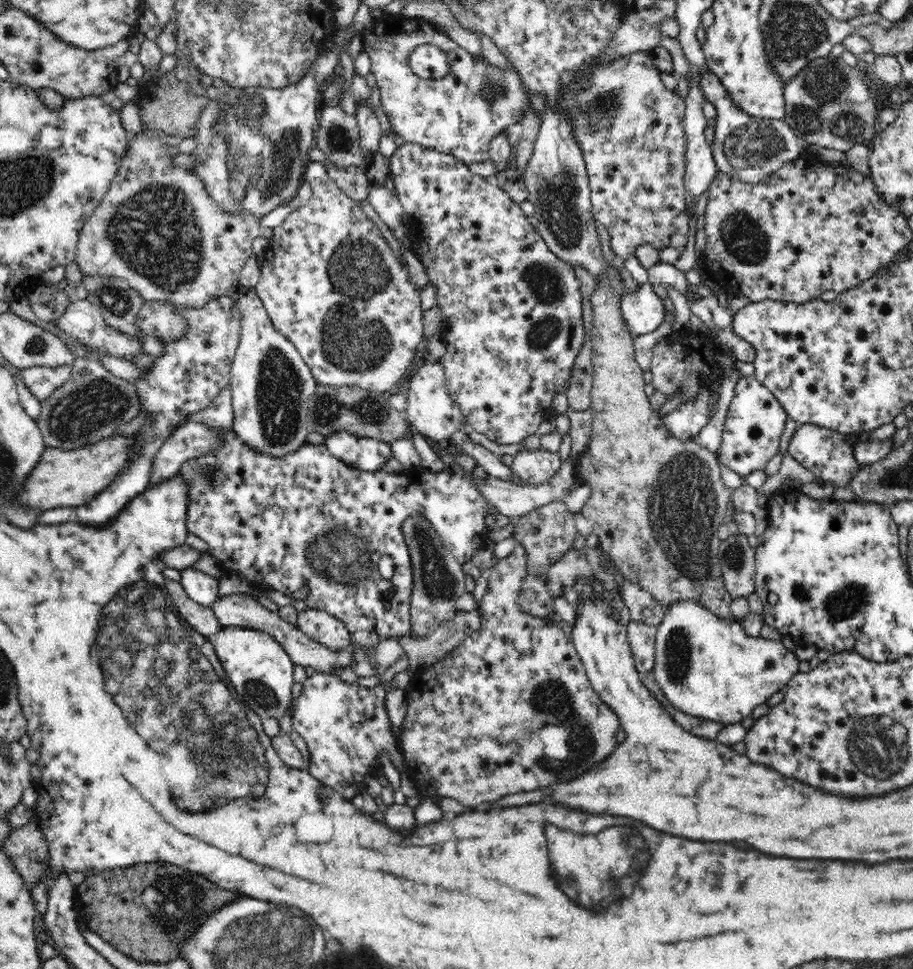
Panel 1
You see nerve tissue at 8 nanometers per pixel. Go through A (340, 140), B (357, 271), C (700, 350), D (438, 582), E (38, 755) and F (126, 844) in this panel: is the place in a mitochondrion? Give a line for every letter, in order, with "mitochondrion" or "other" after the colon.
A: mitochondrion
B: mitochondrion
C: other
D: mitochondrion
E: other
F: other

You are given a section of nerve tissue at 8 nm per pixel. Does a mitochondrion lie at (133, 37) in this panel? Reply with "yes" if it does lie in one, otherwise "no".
no

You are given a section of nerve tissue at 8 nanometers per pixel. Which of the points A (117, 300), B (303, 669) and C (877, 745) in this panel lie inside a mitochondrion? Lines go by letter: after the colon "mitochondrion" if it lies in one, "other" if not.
A: mitochondrion
B: other
C: mitochondrion

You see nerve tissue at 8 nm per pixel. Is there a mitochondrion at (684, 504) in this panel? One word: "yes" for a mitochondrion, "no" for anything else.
yes

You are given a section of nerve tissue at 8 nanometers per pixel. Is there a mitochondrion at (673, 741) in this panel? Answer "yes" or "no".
no

